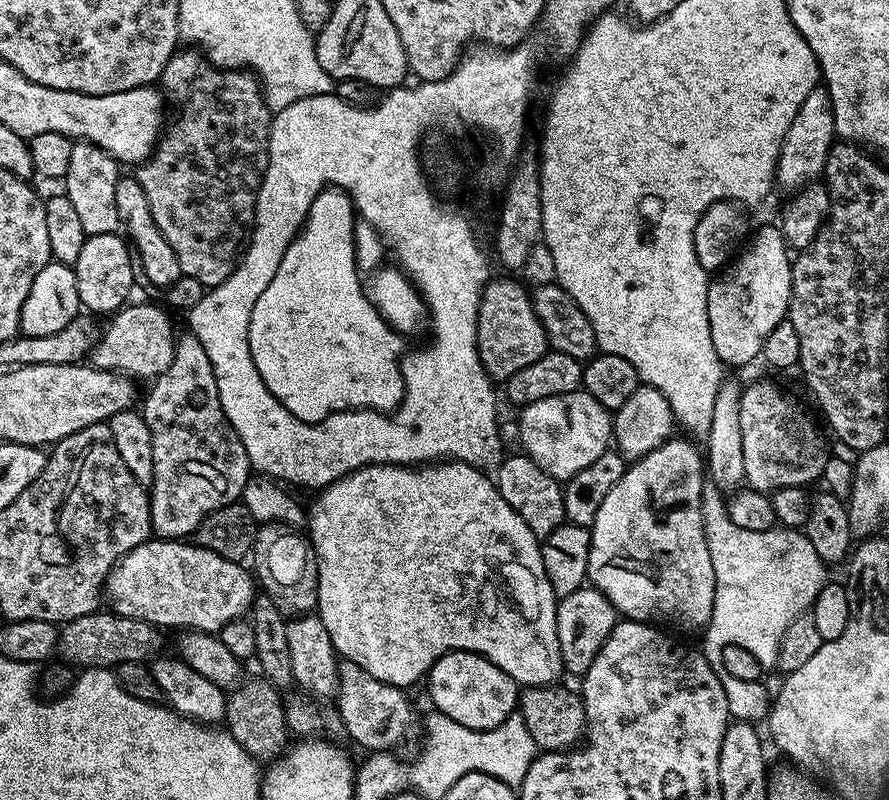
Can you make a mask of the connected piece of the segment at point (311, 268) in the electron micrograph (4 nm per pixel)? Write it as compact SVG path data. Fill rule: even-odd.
M327 187L314 200L304 226L286 250L278 266L278 274L270 278L270 286L262 290L250 314L248 341L250 358L266 382L266 390L307 424L316 424L335 412L351 412L353 408L371 408L373 412L395 412L404 400L404 379L400 362L401 337L380 317L366 298L356 271L354 230L358 213L347 192Z

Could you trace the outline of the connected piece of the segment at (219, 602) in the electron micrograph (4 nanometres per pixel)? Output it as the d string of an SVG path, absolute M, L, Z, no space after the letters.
M150 538L145 544L134 546L130 554L123 556L112 567L106 581L106 604L119 616L144 620L160 630L176 628L216 634L222 626L243 617L252 607L258 588L253 573L249 569L247 572L244 567L243 563L222 558L210 550L196 547L192 542Z

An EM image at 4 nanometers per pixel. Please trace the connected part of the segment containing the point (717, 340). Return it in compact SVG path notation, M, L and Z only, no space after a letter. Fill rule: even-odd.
M776 226L760 228L754 236L755 232L751 237L752 245L750 240L708 286L706 310L710 338L724 366L755 361L766 342L766 334L770 334L770 330L788 315L788 303L792 297L792 260L788 244Z

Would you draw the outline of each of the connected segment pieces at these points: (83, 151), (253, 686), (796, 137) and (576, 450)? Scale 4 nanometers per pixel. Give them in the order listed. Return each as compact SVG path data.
M76 142L70 154L70 170L62 181L63 191L74 205L74 211L82 222L85 237L98 234L119 233L122 225L118 214L118 202L114 202L114 190L122 175L121 165L96 144Z
M263 678L245 679L239 686L231 689L226 696L223 727L257 762L271 762L278 756L283 756L290 744L290 733L284 700L281 689Z
M817 86L806 96L802 107L787 130L779 151L776 163L775 183L789 192L797 192L806 185L819 179L824 172L829 150L836 140L836 128L833 126L832 103L829 100L828 89Z
M583 390L567 392L566 394L554 394L550 398L542 398L538 402L523 405L519 412L520 444L524 447L521 449L534 463L542 466L542 470L546 470L561 482L568 481L571 476L578 474L578 470L586 470L586 466L590 466L590 462L602 458L602 454L609 451L614 440L612 434L613 413L604 408L602 402L598 402L598 398L594 398Z

